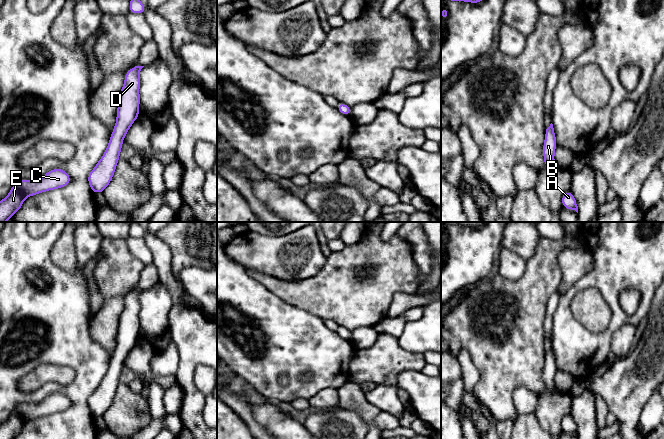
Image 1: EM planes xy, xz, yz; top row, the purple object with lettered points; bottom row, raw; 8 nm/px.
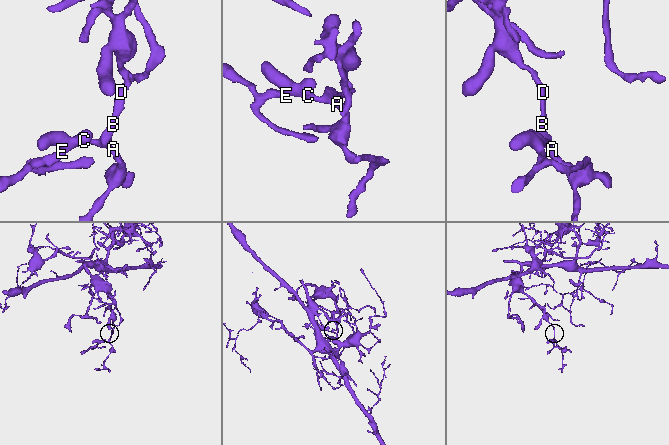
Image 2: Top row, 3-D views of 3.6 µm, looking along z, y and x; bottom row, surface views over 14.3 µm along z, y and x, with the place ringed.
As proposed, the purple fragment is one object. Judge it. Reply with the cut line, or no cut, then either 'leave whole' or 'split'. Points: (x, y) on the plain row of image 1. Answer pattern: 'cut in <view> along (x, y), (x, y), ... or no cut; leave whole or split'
no cut; leave whole

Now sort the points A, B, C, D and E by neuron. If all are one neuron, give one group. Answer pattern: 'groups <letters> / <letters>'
groups A B C D E

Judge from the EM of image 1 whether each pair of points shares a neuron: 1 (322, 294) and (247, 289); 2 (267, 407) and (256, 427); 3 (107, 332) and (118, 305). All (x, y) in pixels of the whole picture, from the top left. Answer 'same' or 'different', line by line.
1: different
2: different
3: same

